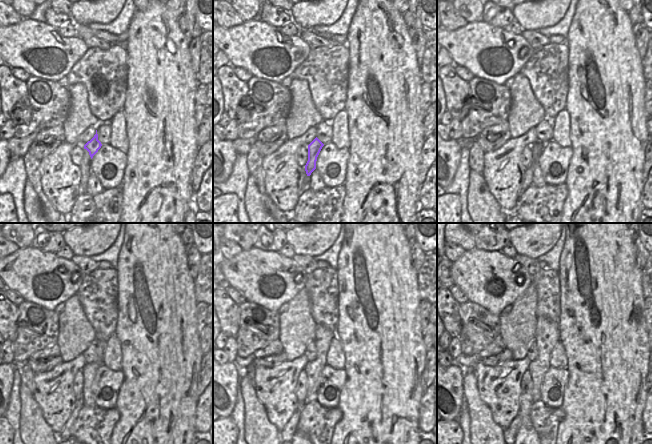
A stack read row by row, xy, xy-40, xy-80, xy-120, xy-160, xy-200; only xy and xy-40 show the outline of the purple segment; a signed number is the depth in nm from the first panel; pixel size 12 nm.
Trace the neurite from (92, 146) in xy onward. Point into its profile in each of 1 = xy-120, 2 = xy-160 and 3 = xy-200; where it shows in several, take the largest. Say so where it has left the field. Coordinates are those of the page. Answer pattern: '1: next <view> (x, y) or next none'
1: next xy-120 (79, 403)
2: next xy-160 (291, 426)
3: next xy-200 (514, 426)

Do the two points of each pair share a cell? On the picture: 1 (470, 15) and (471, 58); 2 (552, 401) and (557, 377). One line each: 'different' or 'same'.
1: different
2: same

